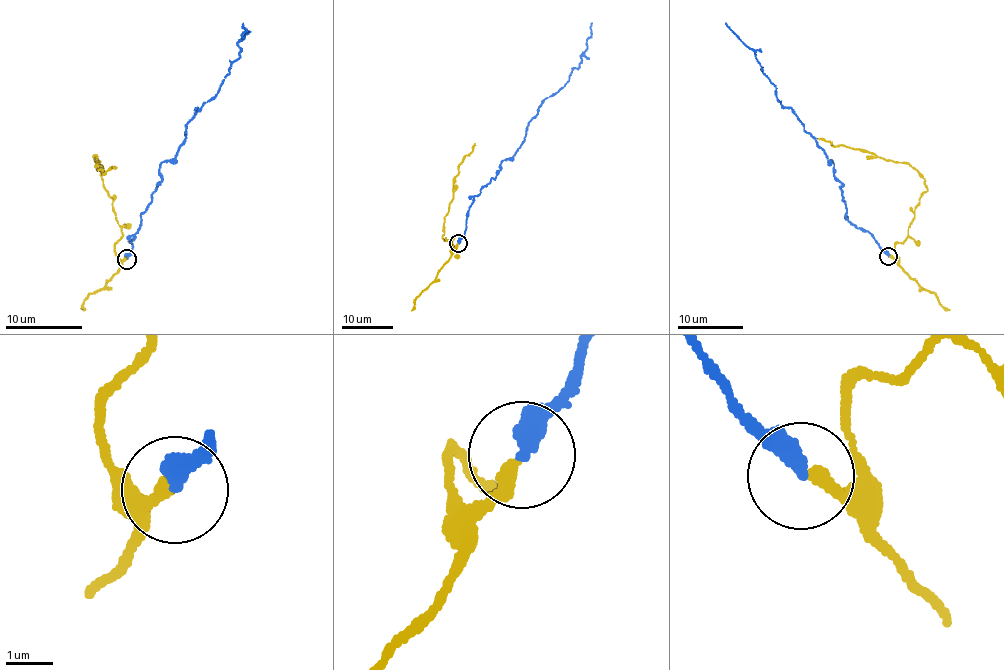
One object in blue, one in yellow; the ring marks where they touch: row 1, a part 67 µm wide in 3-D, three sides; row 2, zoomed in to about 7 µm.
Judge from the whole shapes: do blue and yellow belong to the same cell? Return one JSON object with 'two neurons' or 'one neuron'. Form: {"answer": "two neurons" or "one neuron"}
{"answer": "one neuron"}

